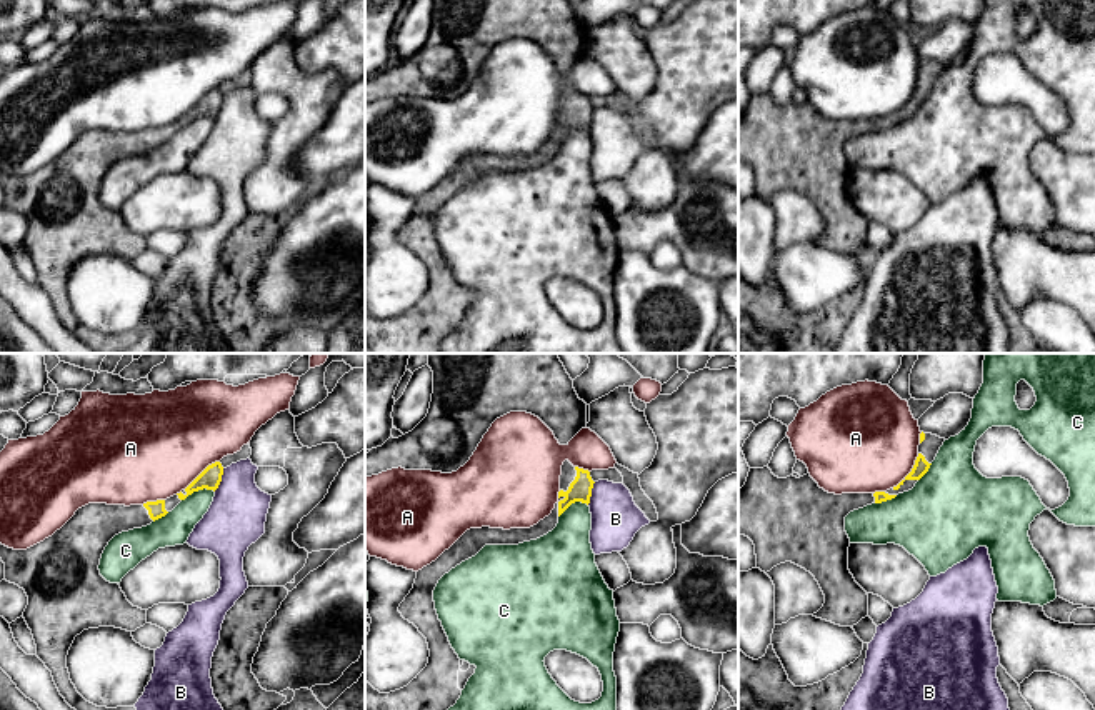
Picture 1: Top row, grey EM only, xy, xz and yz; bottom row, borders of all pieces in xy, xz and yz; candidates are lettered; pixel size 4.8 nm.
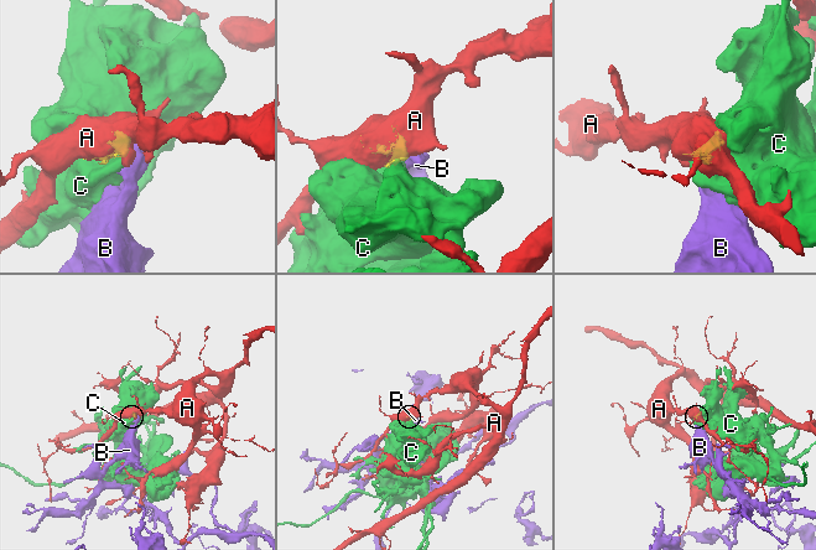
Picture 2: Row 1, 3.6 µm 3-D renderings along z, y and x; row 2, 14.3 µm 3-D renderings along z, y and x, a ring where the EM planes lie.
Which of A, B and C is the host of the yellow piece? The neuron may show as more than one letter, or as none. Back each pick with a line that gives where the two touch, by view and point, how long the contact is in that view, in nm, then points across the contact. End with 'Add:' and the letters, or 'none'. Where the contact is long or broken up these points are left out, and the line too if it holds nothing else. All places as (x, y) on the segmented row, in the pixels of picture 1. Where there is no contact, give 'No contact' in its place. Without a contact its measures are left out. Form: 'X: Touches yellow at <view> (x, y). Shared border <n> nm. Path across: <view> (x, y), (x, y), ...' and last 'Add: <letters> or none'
Add: none

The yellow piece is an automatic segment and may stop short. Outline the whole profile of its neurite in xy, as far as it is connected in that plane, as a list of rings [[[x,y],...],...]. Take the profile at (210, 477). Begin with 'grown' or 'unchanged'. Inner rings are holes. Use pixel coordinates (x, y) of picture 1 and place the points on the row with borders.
grown | [[[220,462],[208,465],[185,490],[180,493],[143,505],[107,505],[88,503],[75,512],[75,515],[52,537],[27,548],[13,550],[0,543],[0,558],[5,563],[5,580],[18,585],[28,597],[23,618],[32,630],[37,657],[52,672],[53,682],[75,710],[137,710],[135,707],[97,707],[87,702],[70,680],[67,668],[67,655],[77,635],[88,628],[115,627],[135,632],[147,623],[147,610],[133,607],[118,583],[107,582],[98,570],[102,553],[108,542],[133,528],[142,528],[165,517],[182,500],[198,490],[217,490],[223,475]]]

